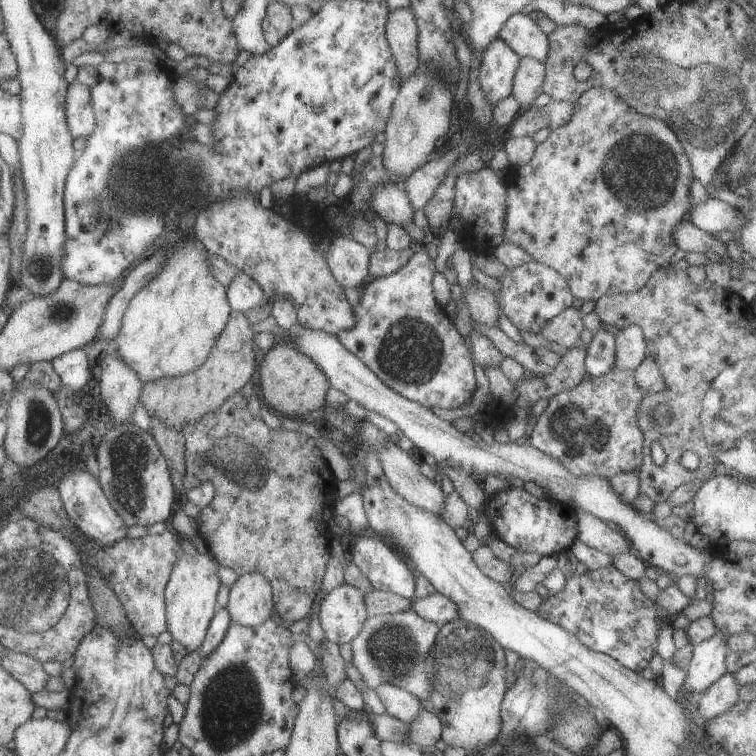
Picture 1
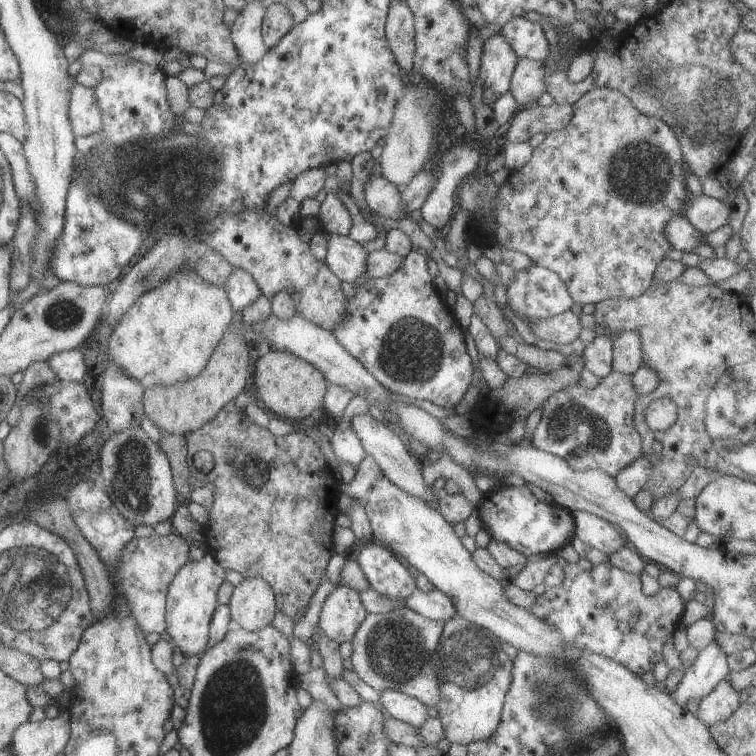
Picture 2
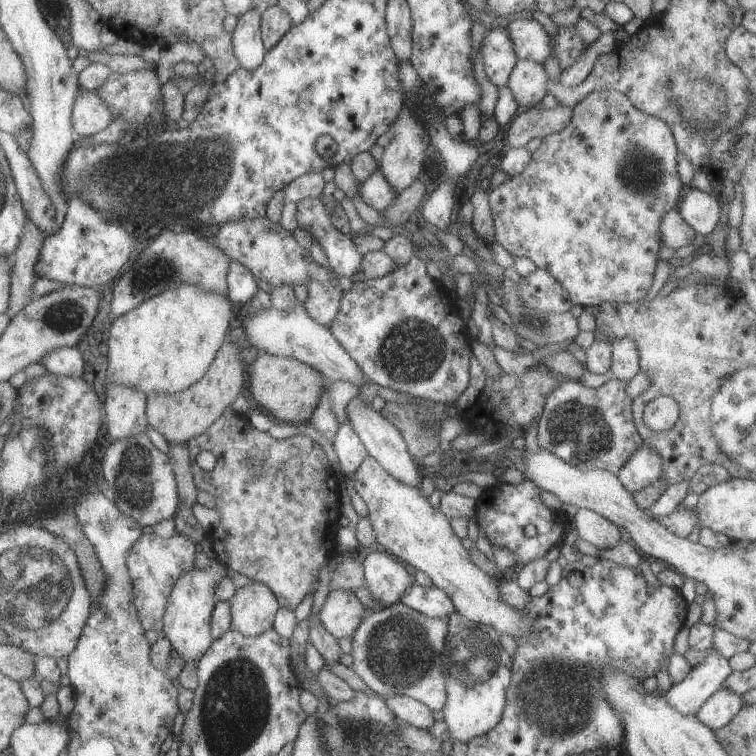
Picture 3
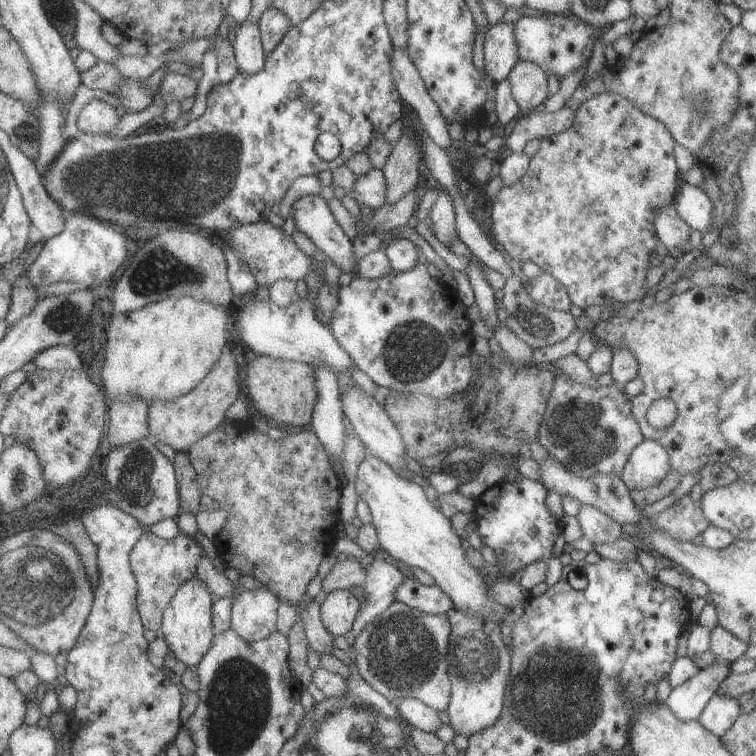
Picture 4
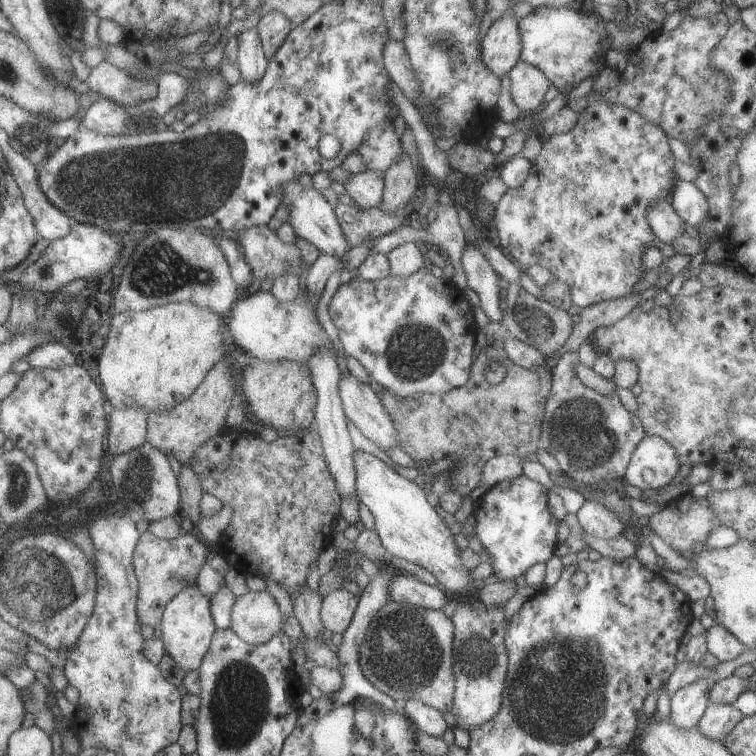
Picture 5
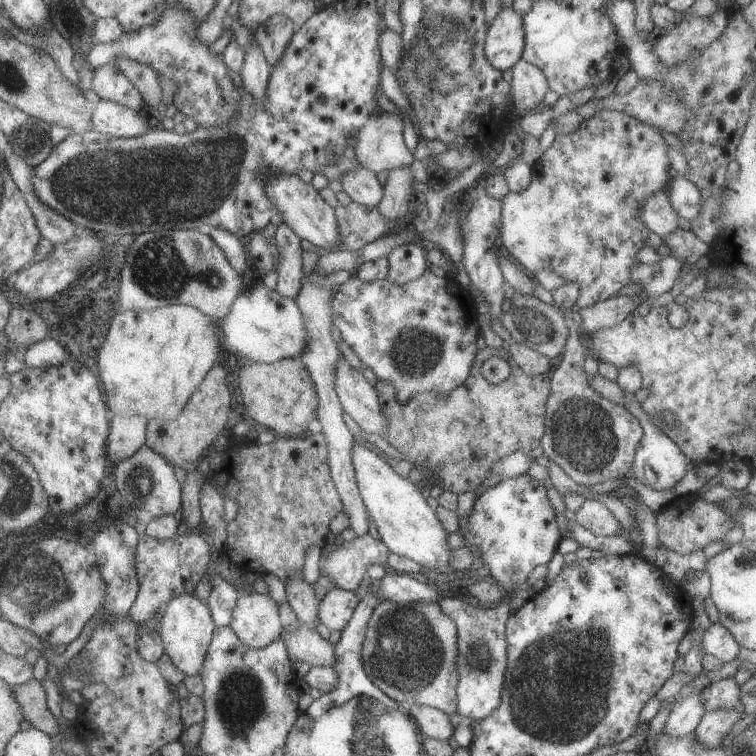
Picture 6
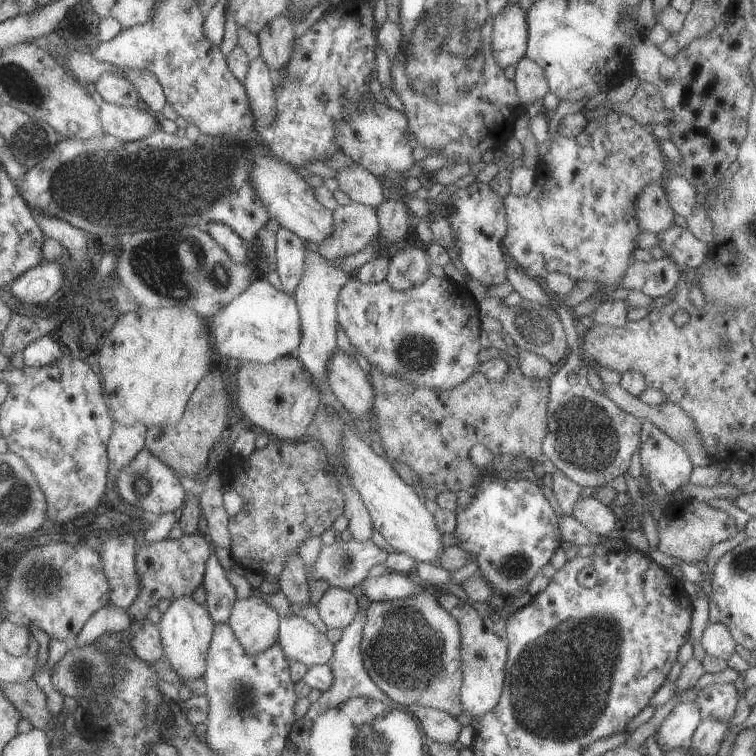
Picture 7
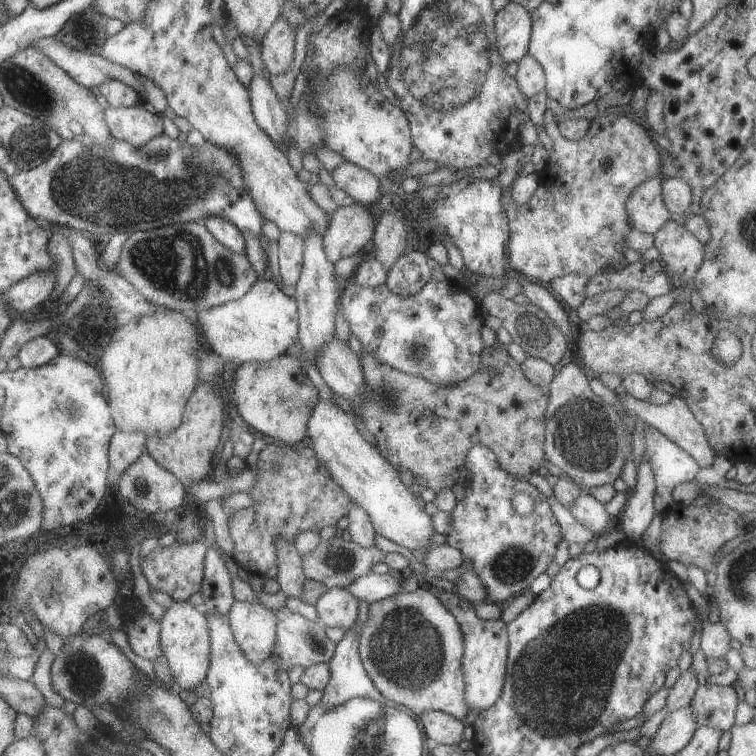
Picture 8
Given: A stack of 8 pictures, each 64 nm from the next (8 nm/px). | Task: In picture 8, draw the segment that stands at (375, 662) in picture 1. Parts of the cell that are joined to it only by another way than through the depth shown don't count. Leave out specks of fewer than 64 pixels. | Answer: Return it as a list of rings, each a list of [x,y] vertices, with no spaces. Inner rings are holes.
[[[423,587],[410,593],[400,592],[370,603],[369,617],[360,635],[359,655],[363,667],[382,696],[399,704],[417,718],[428,711],[442,711],[467,722],[466,716],[471,708],[465,699],[463,632],[456,617],[429,589]]]

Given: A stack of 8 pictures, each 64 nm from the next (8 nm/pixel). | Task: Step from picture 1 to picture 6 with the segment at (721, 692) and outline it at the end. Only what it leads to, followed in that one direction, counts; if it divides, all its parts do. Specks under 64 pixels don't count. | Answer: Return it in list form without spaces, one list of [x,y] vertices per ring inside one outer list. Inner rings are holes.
[[[736,708],[707,711],[694,736],[700,740],[700,744],[706,744],[706,748],[718,748],[728,737],[733,726],[745,717],[738,711]]]

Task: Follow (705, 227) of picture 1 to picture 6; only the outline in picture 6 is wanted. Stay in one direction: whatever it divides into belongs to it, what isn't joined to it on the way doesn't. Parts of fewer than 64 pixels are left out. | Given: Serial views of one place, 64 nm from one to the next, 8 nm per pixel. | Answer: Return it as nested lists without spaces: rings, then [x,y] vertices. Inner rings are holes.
[[[673,174],[666,192],[678,216],[691,222],[700,214],[700,210],[702,210],[702,194],[684,176]]]

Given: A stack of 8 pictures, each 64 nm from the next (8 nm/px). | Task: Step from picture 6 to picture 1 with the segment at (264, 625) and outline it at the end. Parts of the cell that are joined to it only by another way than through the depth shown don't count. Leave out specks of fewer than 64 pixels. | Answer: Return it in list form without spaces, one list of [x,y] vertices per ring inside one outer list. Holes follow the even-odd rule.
[[[260,573],[239,576],[231,586],[227,609],[232,622],[245,627],[257,627],[272,619],[275,606],[268,579]]]

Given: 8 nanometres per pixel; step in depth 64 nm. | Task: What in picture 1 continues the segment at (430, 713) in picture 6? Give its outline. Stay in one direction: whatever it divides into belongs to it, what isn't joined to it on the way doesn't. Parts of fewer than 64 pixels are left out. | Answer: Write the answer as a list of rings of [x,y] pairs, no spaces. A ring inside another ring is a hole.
[[[384,683],[374,690],[384,703],[387,712],[405,723],[414,722],[423,709],[417,696],[394,685]]]

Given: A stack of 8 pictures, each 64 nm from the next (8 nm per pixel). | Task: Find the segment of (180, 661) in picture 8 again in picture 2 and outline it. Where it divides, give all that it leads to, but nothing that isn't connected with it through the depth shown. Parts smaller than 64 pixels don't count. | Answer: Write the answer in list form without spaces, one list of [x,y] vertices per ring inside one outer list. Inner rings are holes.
[[[209,552],[199,561],[191,558],[170,583],[165,616],[166,632],[173,645],[187,657],[202,655],[208,647],[211,618],[219,605],[217,592],[225,581],[226,571]]]

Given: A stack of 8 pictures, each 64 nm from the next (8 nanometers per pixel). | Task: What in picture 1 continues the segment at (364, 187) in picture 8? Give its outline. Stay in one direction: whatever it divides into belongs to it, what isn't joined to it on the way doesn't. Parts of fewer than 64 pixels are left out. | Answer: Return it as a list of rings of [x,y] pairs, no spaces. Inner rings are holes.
[[[380,183],[371,190],[371,207],[388,225],[407,225],[415,212],[404,188],[394,183]]]

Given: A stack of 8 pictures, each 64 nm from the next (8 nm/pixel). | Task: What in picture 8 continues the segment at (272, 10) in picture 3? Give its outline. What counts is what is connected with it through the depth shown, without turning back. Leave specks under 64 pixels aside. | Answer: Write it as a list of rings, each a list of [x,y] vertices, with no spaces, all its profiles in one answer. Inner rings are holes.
[[[280,18],[269,28],[261,42],[261,58],[268,74],[284,74],[294,60],[295,30]]]

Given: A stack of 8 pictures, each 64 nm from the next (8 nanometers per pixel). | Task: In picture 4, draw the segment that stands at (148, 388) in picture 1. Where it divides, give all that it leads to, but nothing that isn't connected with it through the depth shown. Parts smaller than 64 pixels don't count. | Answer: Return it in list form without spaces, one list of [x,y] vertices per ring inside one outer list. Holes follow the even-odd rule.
[[[228,346],[210,372],[200,381],[200,384],[188,394],[176,400],[166,402],[157,400],[149,404],[149,437],[154,444],[164,442],[176,453],[188,452],[189,448],[209,435],[227,417],[226,410],[234,401],[242,397],[238,391],[238,365],[235,360],[236,346]]]

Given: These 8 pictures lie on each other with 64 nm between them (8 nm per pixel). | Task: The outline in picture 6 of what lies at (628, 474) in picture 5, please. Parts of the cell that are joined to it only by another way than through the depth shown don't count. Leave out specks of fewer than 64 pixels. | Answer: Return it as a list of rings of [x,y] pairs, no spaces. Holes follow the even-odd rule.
[[[624,391],[624,398],[626,398],[625,408],[632,416],[638,418],[644,430],[644,436],[636,450],[632,464],[632,479],[638,480],[640,484],[644,484],[644,486],[648,486],[653,490],[662,491],[673,488],[676,482],[682,480],[687,474],[691,462],[682,454],[682,450],[676,446],[674,440],[670,440],[666,434],[662,434],[662,430],[656,428],[656,424],[648,418],[648,414],[644,412],[635,394]]]

